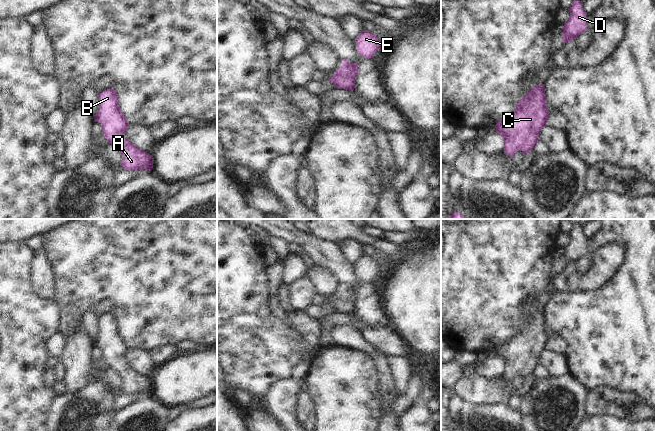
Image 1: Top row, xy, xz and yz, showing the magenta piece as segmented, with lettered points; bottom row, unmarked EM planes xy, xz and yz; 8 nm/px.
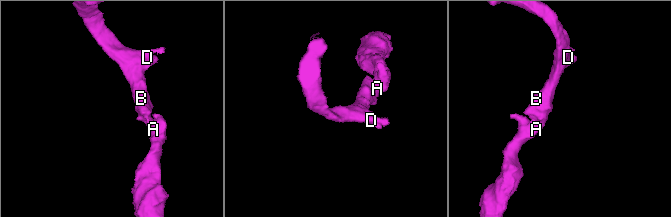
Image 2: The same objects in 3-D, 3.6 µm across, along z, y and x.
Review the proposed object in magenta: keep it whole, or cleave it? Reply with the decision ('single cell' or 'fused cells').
single cell

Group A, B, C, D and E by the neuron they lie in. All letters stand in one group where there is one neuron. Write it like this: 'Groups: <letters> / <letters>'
Groups: A B C D E

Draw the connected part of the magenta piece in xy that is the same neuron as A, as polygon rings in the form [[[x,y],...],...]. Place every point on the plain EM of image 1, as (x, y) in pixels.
[[[111,312],[99,317],[99,329],[95,345],[101,348],[103,359],[111,369],[119,370],[123,382],[121,386],[123,393],[151,395],[153,392],[152,380],[125,362],[129,346],[120,333],[117,316]]]

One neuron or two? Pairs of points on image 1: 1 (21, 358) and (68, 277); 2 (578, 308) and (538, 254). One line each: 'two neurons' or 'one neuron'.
1: two neurons
2: two neurons

